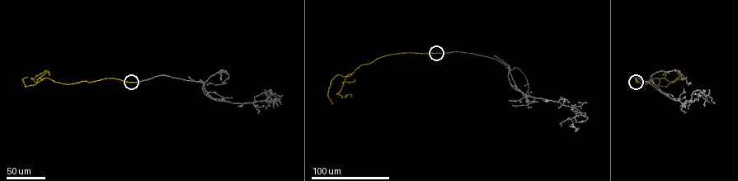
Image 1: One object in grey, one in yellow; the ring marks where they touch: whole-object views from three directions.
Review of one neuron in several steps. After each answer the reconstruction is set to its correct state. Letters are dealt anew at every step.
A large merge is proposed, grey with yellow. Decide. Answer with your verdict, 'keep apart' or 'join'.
keep apart

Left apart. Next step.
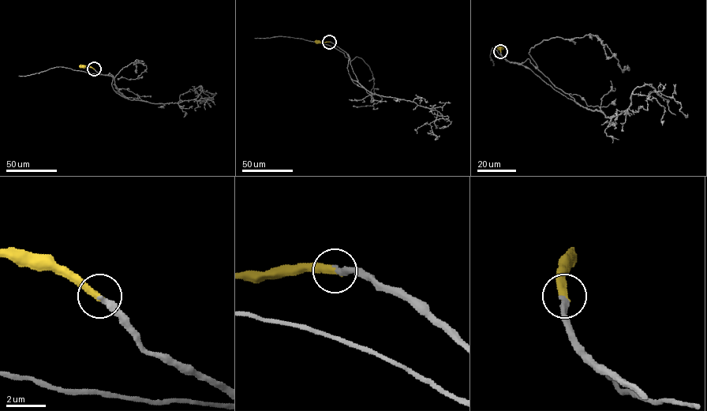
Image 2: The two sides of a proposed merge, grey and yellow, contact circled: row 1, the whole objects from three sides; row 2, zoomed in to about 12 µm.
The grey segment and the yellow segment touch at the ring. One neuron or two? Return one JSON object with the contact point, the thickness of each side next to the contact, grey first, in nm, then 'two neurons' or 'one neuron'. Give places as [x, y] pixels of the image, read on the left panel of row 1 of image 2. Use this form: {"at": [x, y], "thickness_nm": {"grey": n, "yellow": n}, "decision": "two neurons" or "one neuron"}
{"at": [94, 69], "thickness_nm": {"grey": 340, "yellow": 400}, "decision": "one neuron"}

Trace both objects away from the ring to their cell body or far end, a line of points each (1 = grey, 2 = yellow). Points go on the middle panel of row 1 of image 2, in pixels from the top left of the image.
1: (329, 42), (346, 53), (357, 82), (348, 61), (364, 61), (382, 98), (353, 106)
2: (329, 42), (315, 41)

